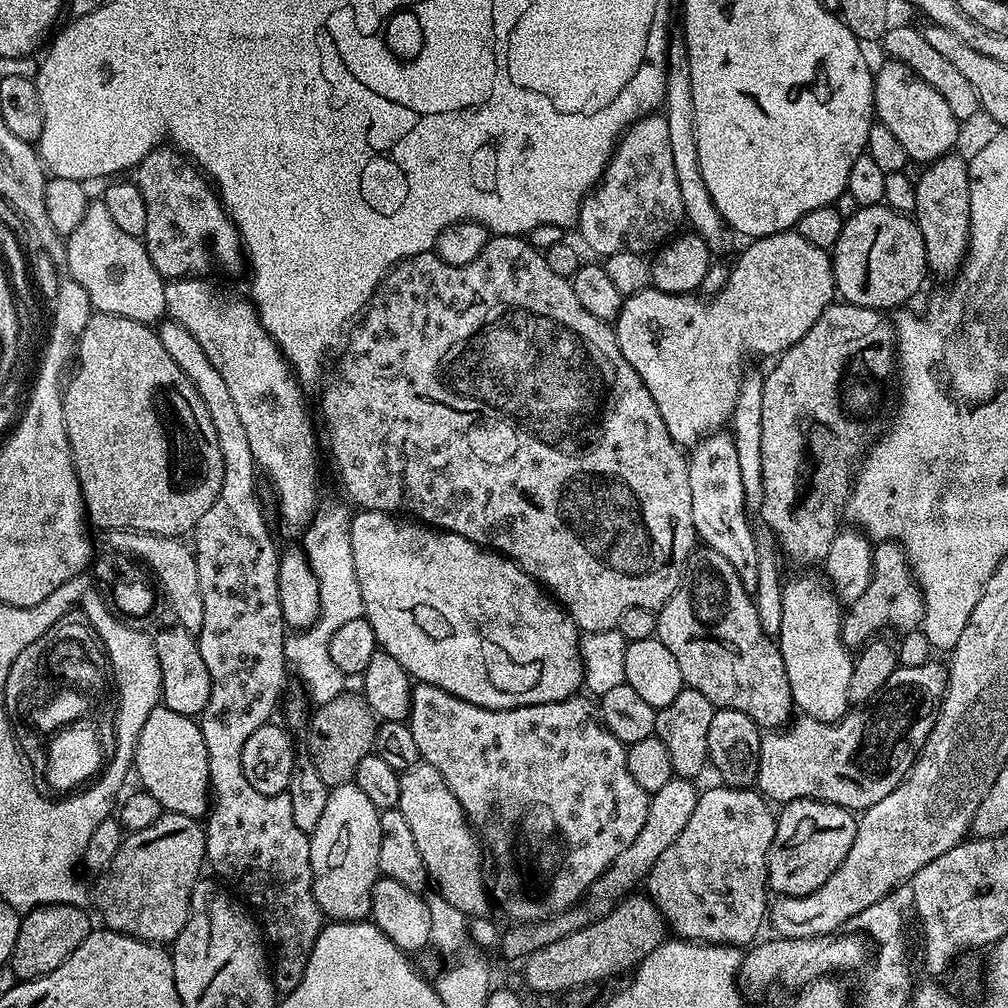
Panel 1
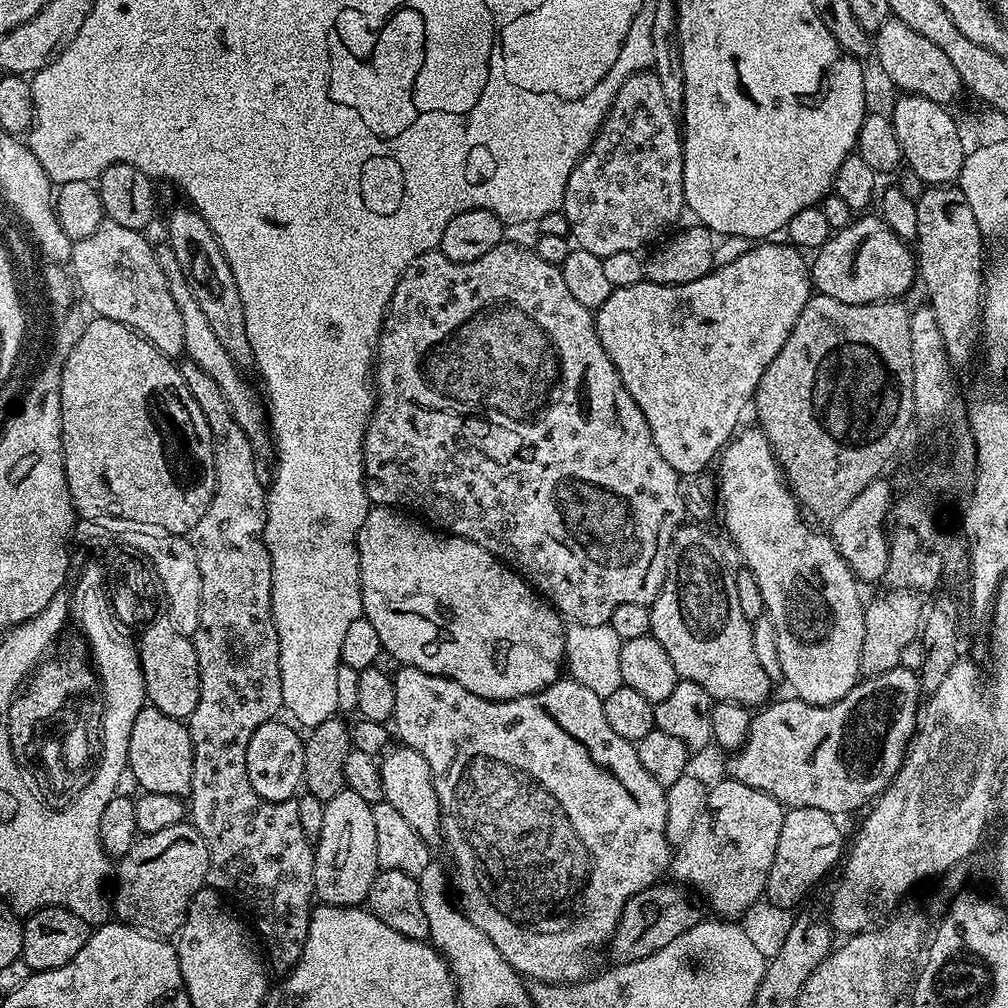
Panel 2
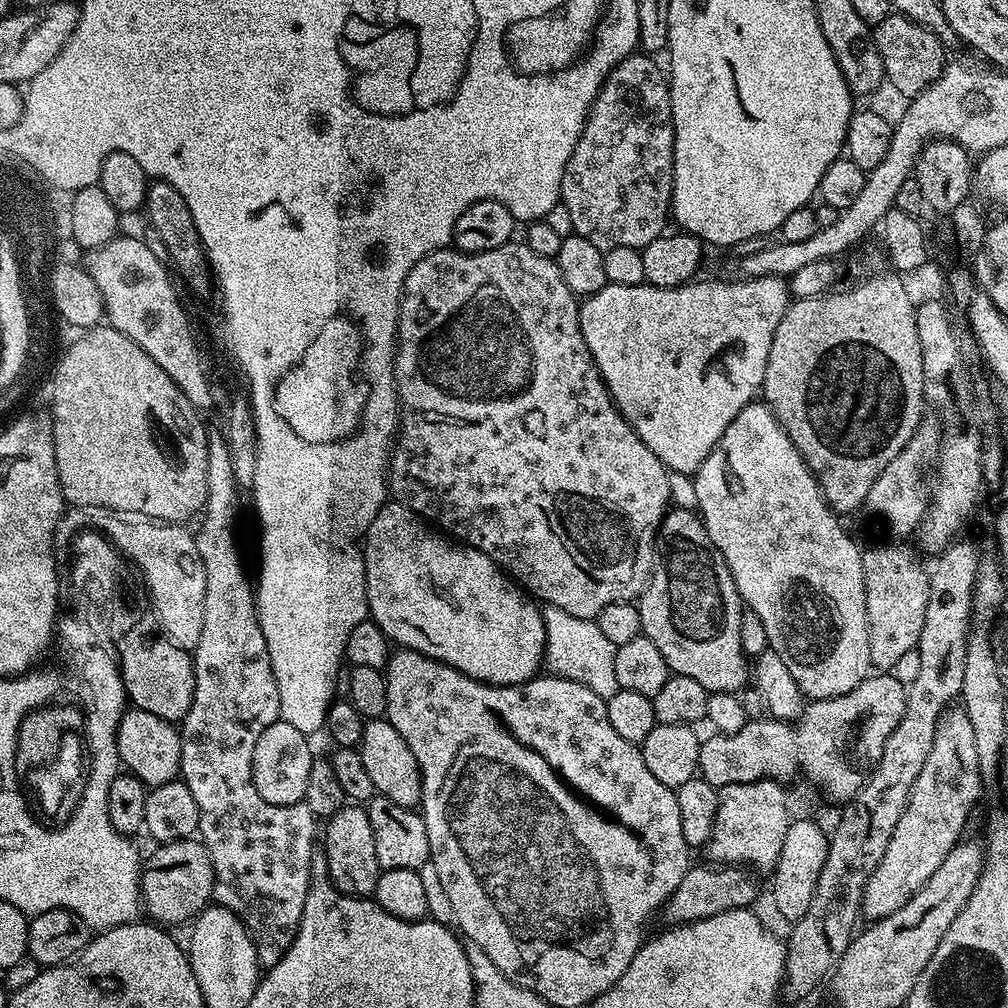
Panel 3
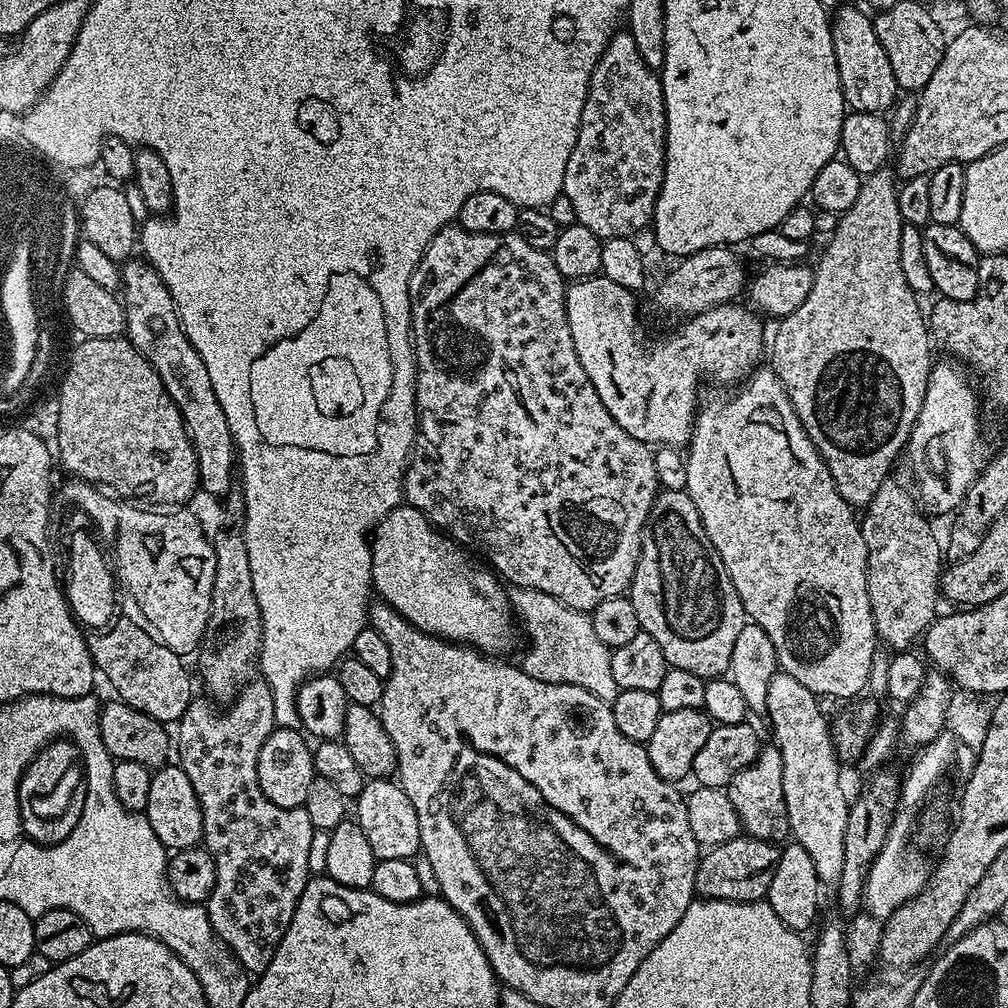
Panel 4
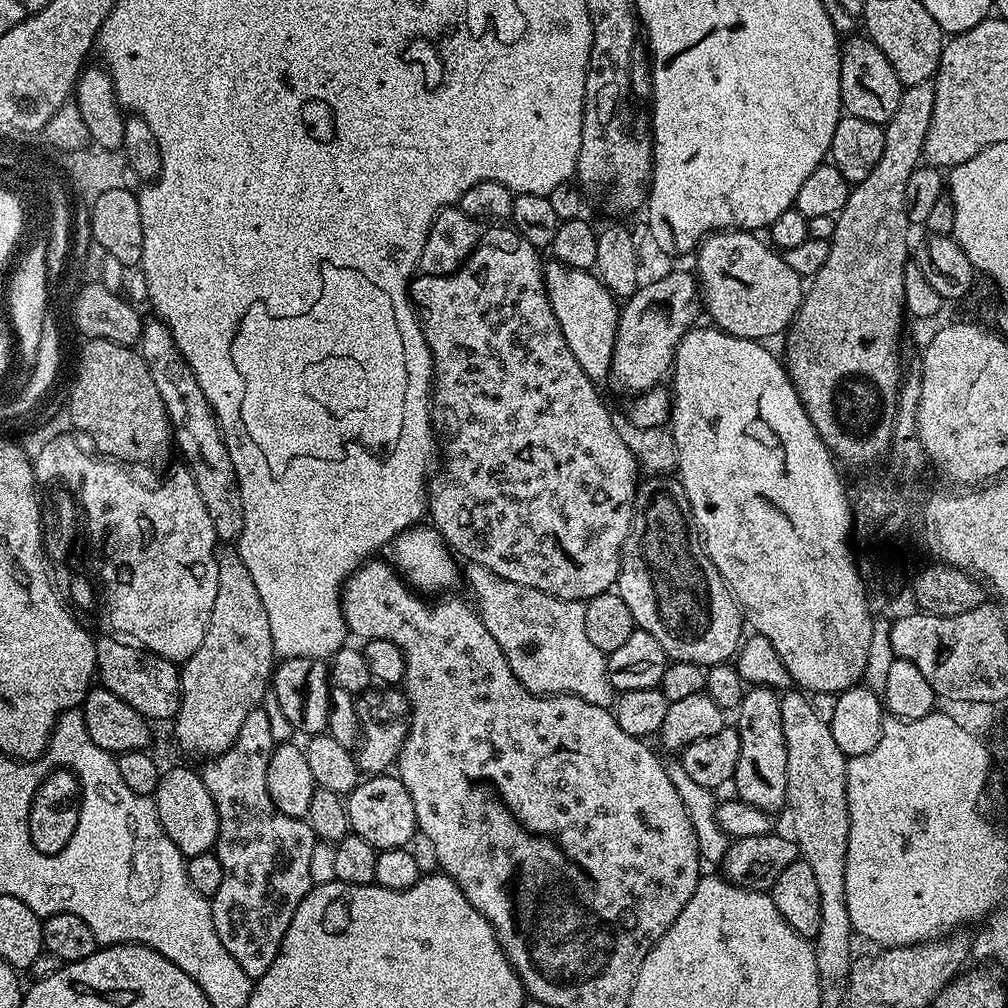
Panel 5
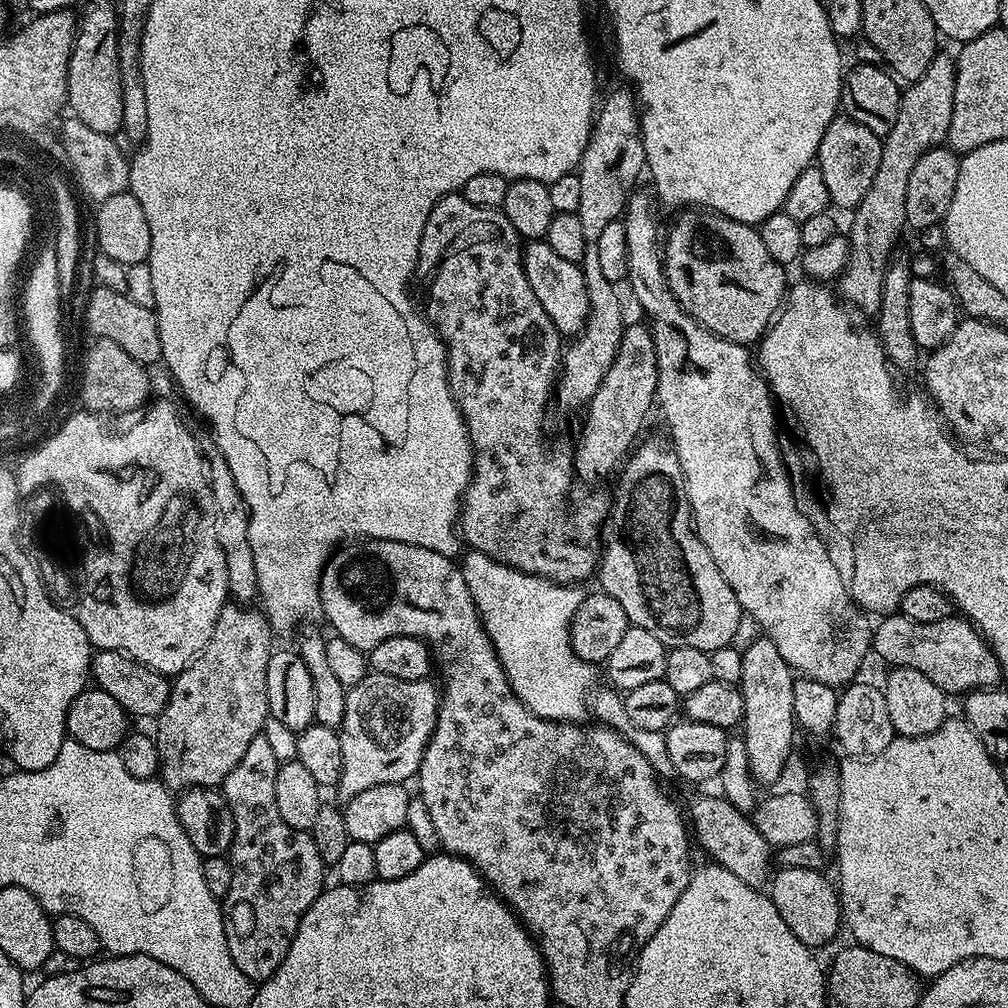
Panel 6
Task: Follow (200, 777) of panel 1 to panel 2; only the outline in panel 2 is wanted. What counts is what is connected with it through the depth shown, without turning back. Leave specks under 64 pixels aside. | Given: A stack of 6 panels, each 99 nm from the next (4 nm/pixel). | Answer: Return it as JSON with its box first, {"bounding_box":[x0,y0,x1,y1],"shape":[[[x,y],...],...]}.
{"bounding_box":[128,707,194,797],"shape":[[[144,707],[138,714],[138,718],[134,718],[134,730],[130,730],[128,772],[141,784],[139,787],[145,792],[187,797],[192,791],[192,779],[194,778],[194,746],[190,742],[187,723],[175,720],[170,714],[162,714],[162,710],[157,708]]]}

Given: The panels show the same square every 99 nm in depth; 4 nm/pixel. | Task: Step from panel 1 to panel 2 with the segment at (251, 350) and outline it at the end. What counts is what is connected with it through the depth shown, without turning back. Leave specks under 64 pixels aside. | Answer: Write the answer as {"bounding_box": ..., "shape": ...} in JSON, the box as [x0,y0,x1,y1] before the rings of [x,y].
{"bounding_box":[164,262,270,450],"shape":[[[174,262],[165,263],[164,273],[166,274],[166,286],[170,286],[170,298],[174,298],[174,306],[178,306],[178,314],[182,316],[182,338],[187,359],[193,360],[199,368],[210,374],[210,378],[214,378],[214,382],[218,382],[218,390],[222,390],[238,426],[242,426],[253,448],[263,450],[264,447],[269,447],[270,424],[266,419],[265,405],[261,401],[260,404],[256,401],[251,386],[243,380],[245,377],[241,370],[236,368],[234,362],[230,360],[230,355],[226,354],[226,350],[219,345],[219,339],[214,336],[210,323],[206,322],[205,315],[202,314],[202,310],[198,308],[198,304],[192,297],[191,288],[182,272],[182,266]]]}

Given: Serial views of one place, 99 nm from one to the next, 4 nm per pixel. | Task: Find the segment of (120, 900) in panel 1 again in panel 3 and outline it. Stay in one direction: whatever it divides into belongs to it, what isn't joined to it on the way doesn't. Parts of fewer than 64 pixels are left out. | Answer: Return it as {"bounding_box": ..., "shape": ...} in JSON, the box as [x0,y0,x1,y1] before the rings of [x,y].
{"bounding_box":[140,839,214,926],"shape":[[[199,839],[172,840],[168,844],[161,844],[153,847],[152,857],[147,857],[140,873],[140,899],[143,911],[148,912],[147,919],[160,926],[168,924],[184,924],[196,919],[201,910],[209,907],[212,900],[212,883],[214,874],[212,873],[212,863],[208,857],[208,852]]]}

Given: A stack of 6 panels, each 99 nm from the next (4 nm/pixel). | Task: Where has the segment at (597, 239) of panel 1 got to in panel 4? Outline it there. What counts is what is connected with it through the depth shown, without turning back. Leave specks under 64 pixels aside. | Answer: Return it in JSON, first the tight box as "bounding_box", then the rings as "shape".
{"bounding_box":[563,30,668,241],"shape":[[[617,30],[613,32],[608,40],[606,50],[602,58],[594,66],[588,93],[582,106],[582,118],[580,119],[580,129],[578,138],[574,142],[574,150],[570,154],[570,162],[566,162],[566,178],[564,179],[563,195],[570,198],[570,203],[574,205],[576,223],[586,226],[586,230],[594,230],[594,234],[599,236],[601,241],[610,238],[636,238],[639,232],[649,227],[652,223],[652,215],[658,202],[660,187],[664,181],[664,143],[668,133],[668,123],[666,122],[666,106],[664,105],[664,87],[660,85],[660,77],[650,66],[639,56],[637,43],[627,30]]]}

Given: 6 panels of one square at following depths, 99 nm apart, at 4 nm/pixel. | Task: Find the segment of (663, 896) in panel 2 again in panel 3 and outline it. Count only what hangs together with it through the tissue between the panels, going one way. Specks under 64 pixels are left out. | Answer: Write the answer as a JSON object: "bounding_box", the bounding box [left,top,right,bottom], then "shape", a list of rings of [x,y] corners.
{"bounding_box":[662,865,757,926],"shape":[[[693,865],[683,876],[674,895],[662,910],[662,916],[668,920],[667,923],[674,926],[680,923],[688,924],[690,921],[701,921],[702,918],[710,918],[730,910],[753,907],[752,903],[756,900],[755,878],[757,879],[757,877],[747,867],[705,865]]]}

